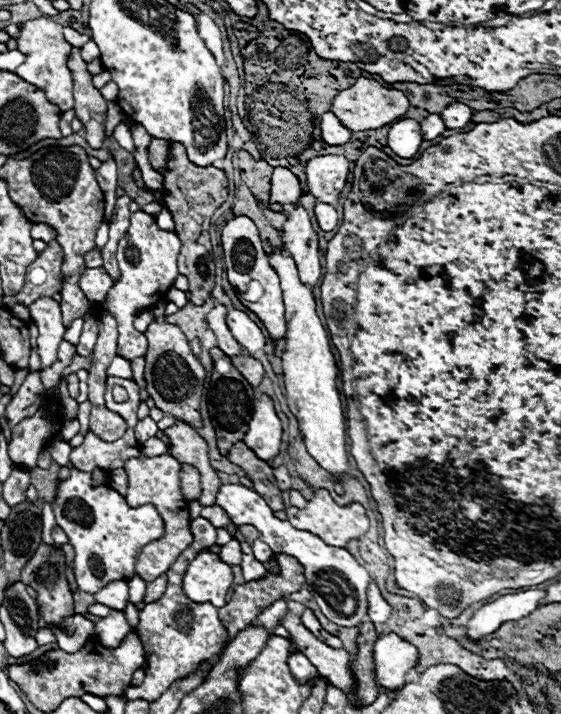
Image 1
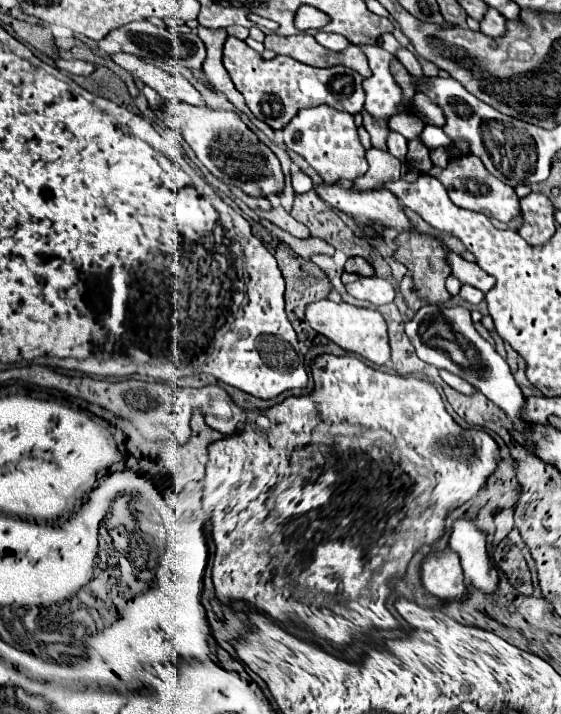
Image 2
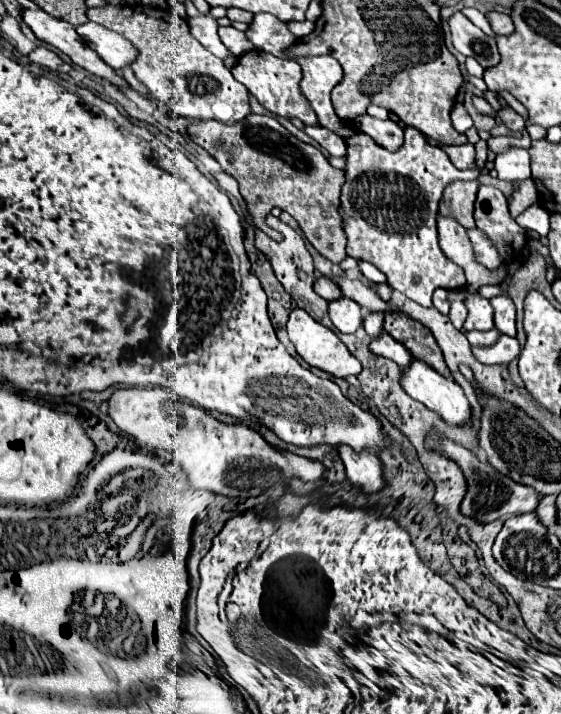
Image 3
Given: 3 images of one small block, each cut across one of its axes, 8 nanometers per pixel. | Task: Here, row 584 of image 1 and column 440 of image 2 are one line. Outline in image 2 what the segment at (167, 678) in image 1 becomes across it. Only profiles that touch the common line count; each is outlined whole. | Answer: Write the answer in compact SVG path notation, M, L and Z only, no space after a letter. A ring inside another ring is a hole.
M460 156L460 158L452 158L448 162L446 168L438 168L438 166L432 166L430 168L430 176L438 178L448 194L450 194L450 200L460 206L460 208L466 208L466 210L474 210L474 212L482 212L484 216L488 218L496 218L500 222L510 222L514 216L520 214L520 208L518 208L518 196L514 194L514 190L510 186L506 186L504 182L500 182L498 178L494 178L486 168L484 164L480 162L480 158L476 156Z

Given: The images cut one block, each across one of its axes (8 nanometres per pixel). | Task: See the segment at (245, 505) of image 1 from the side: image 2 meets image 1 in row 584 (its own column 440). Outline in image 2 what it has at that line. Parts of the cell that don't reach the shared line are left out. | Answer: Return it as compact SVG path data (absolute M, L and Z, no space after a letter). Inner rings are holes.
M436 304L422 306L412 320L406 322L406 336L410 338L418 358L426 364L432 364L436 368L444 368L466 382L470 382L478 392L482 392L488 400L492 400L496 406L500 406L514 422L516 428L528 426L520 418L520 410L524 404L522 390L518 388L506 360L494 350L492 344L488 344L472 326L470 310L464 306L452 306L452 308L442 308Z

